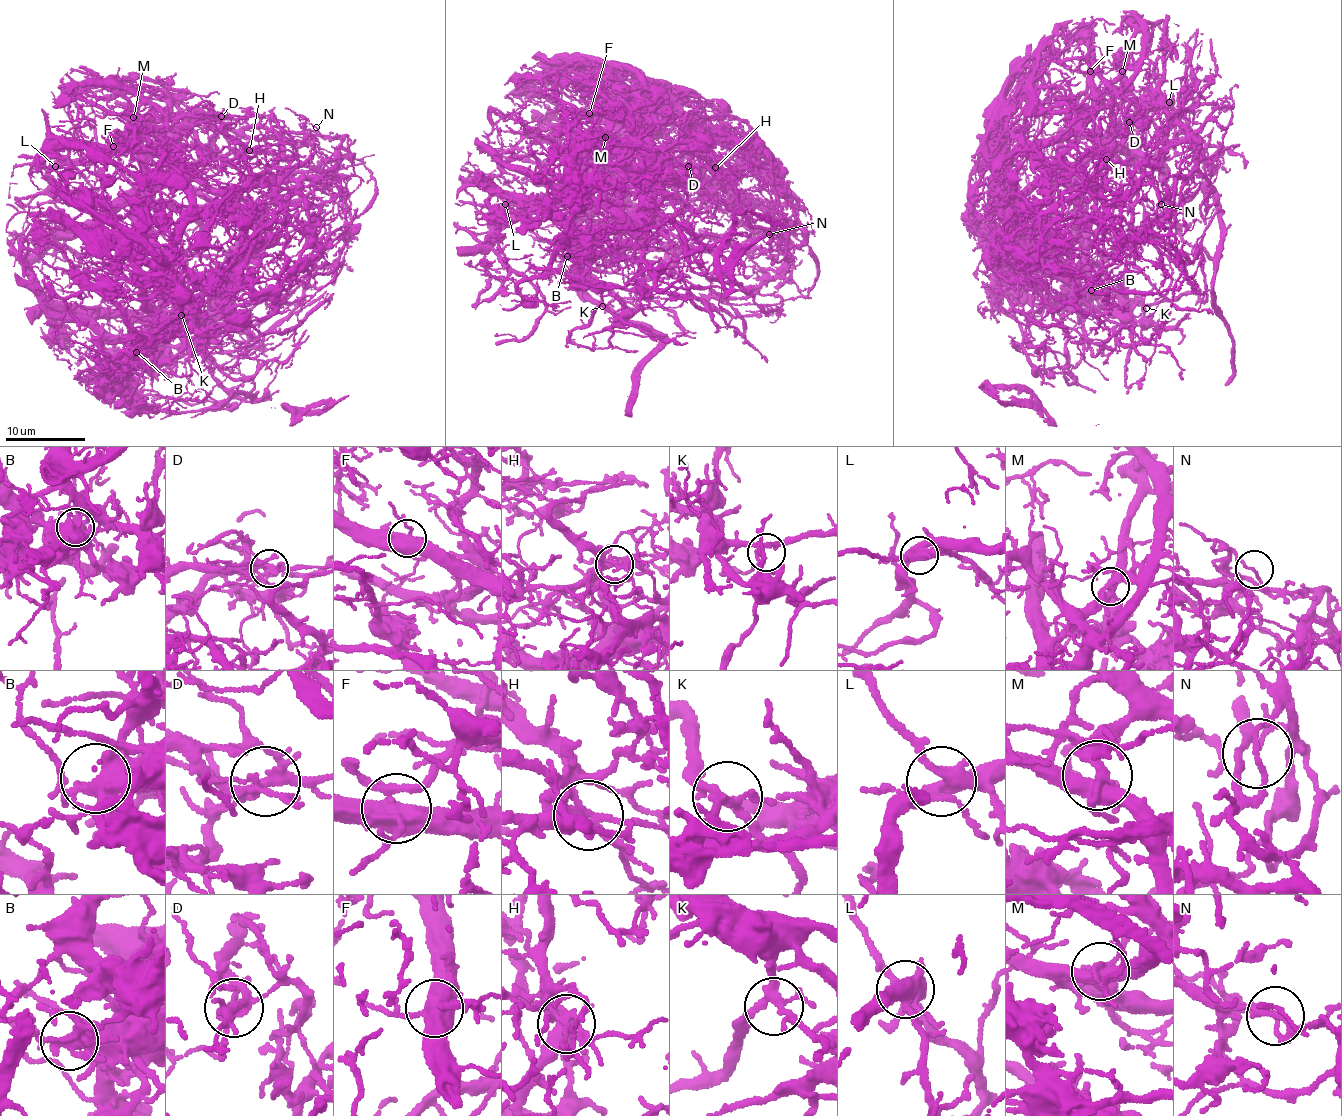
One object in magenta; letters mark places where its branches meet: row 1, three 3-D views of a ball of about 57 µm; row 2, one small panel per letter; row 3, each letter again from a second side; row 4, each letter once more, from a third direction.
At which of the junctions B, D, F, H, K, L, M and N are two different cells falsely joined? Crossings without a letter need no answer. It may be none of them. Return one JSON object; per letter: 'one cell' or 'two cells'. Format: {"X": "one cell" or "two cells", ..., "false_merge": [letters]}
{"B": "one cell", "D": "two cells", "F": "two cells", "H": "two cells", "K": "one cell", "L": "one cell", "M": "two cells", "N": "two cells", "false_merge": ["D", "F", "H", "M", "N"]}

